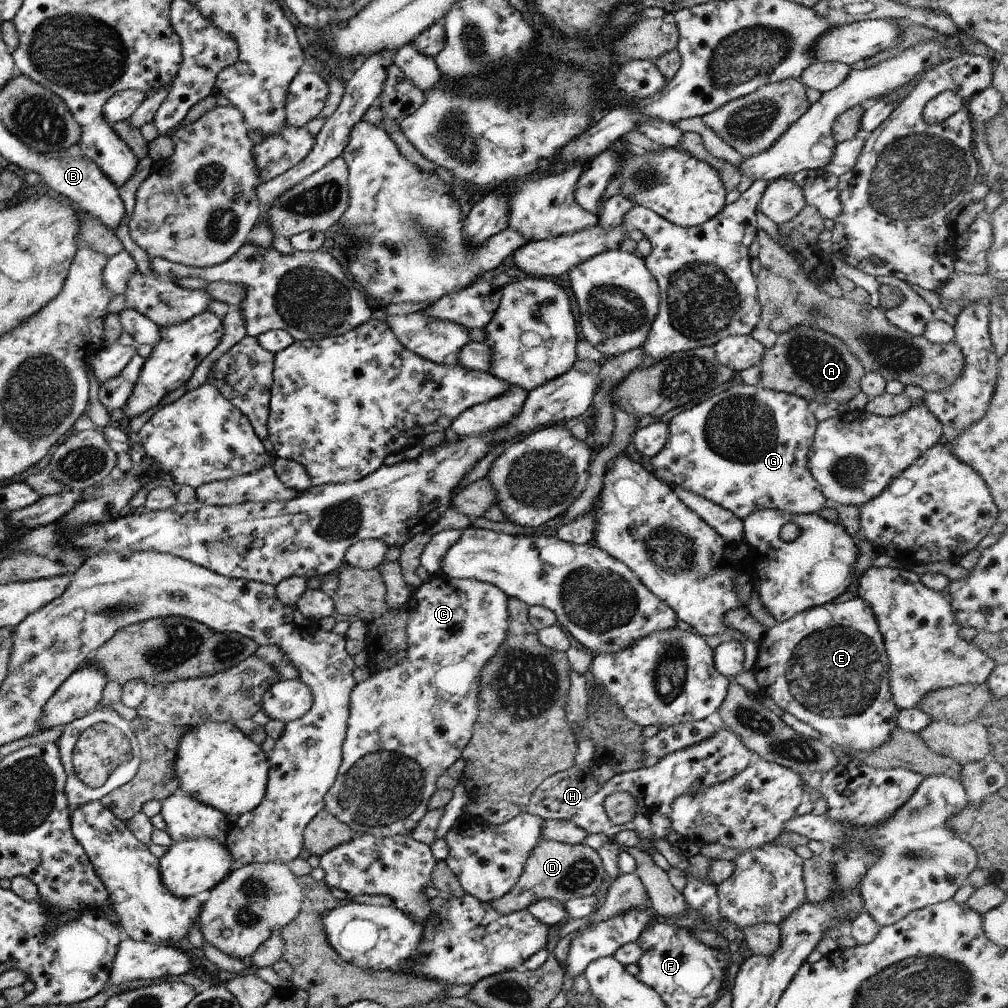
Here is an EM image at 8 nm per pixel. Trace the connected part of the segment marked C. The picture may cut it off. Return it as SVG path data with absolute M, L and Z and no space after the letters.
M440 572L429 575L425 581L417 581L410 594L410 614L406 617L406 626L404 629L406 652L405 658L395 664L387 667L386 670L371 671L370 676L364 681L353 684L349 692L349 704L347 705L347 729L345 739L341 744L341 762L337 770L335 782L331 785L328 792L323 796L324 810L327 810L331 816L347 824L349 829L356 834L367 833L372 836L396 836L409 835L409 832L417 826L417 822L423 818L427 811L427 802L436 791L435 782L439 776L446 773L447 768L457 759L462 758L461 754L472 737L473 722L477 720L477 678L481 674L481 668L487 664L487 660L497 652L497 646L504 642L509 630L509 612L507 612L508 597L505 592L501 592L497 586L487 582L479 582L472 579L451 579Z

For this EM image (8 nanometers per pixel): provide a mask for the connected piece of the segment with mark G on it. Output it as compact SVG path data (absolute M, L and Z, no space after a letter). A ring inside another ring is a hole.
M733 384L727 390L675 414L667 424L669 435L663 448L645 463L655 479L667 486L675 484L703 496L729 510L742 522L749 514L766 509L790 514L819 512L827 501L807 470L807 456L818 424L807 404L799 396L769 390L760 384Z

